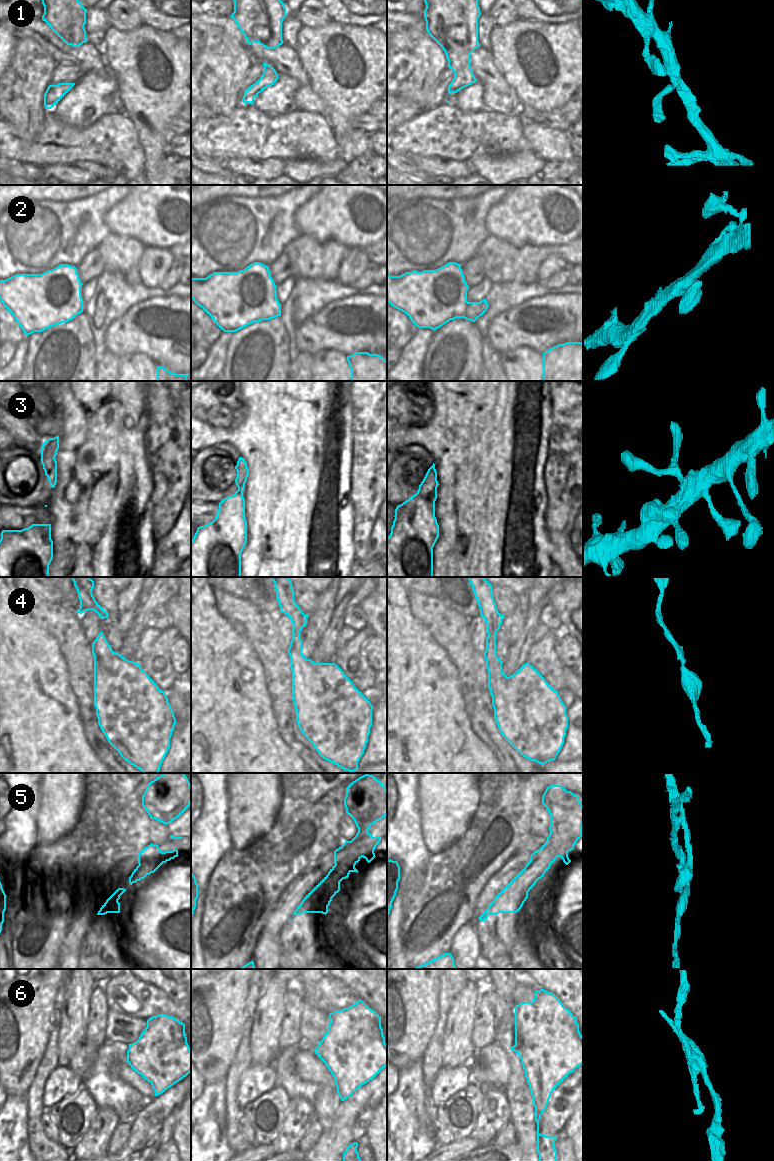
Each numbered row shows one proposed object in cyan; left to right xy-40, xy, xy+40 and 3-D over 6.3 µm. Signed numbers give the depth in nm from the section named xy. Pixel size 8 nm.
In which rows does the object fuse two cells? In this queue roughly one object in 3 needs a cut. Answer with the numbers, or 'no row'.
5, 6

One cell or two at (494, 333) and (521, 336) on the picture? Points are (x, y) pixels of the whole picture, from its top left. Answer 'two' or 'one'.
one

